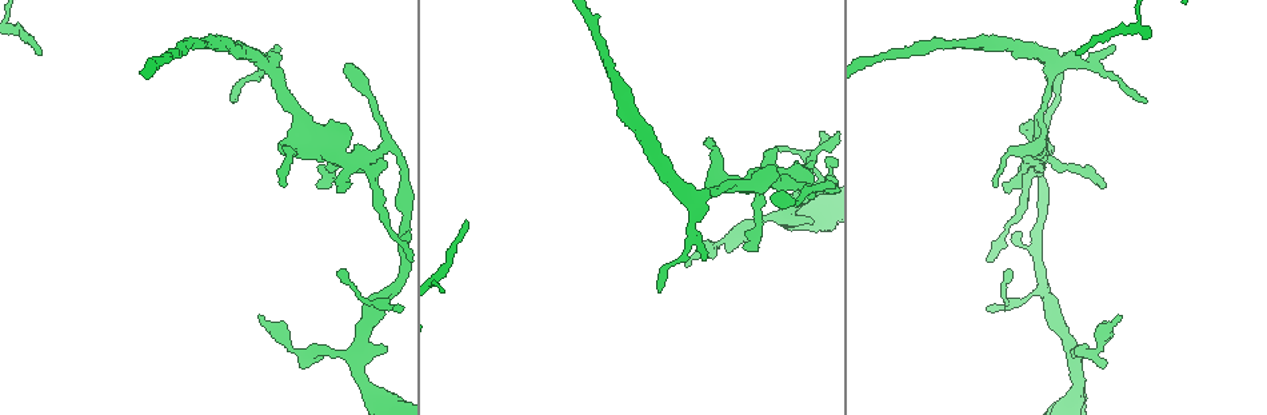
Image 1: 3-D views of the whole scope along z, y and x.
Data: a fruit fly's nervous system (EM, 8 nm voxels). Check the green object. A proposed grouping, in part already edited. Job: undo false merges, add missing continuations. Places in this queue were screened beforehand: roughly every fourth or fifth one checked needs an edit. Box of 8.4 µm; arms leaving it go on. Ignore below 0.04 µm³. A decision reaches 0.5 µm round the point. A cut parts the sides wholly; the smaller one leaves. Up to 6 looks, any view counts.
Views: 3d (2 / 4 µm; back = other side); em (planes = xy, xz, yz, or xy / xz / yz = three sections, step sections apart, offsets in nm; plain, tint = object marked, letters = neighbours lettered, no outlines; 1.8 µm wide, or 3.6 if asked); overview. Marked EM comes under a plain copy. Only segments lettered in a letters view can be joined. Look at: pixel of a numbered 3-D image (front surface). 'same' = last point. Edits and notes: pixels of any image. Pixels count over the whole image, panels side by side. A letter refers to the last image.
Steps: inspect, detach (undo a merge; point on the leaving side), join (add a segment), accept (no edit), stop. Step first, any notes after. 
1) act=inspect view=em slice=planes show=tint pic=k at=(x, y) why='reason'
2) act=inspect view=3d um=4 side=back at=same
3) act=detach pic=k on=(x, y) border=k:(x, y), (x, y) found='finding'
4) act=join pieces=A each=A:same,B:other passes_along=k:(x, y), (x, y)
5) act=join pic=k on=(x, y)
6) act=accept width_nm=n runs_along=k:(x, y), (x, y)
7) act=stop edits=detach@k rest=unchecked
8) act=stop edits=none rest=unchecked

act=inspect view=em slice=planes show=letters pic=1 at=(758, 184) why='three-way junction'

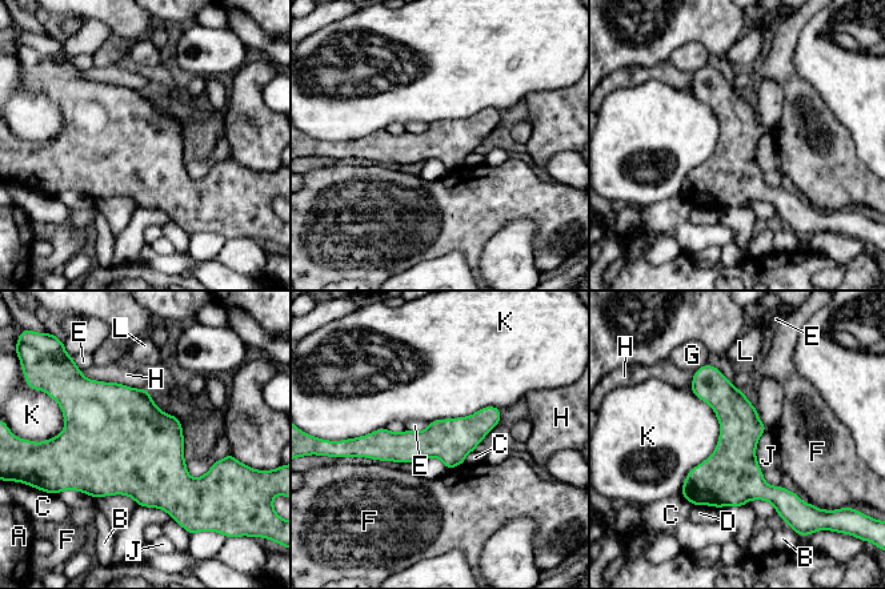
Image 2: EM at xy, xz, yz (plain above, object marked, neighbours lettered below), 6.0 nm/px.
act=accept each=A:other,B:other,C:other,D:other,E:other,F:other,G:other,H:other,J:other,K:other,L:other border=2:(767, 427), (756, 461), (780, 487) found='all the same cell'

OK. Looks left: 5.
act=inspect view=em slice=planes show=letters pic=1 at=(812, 225) why='free end'

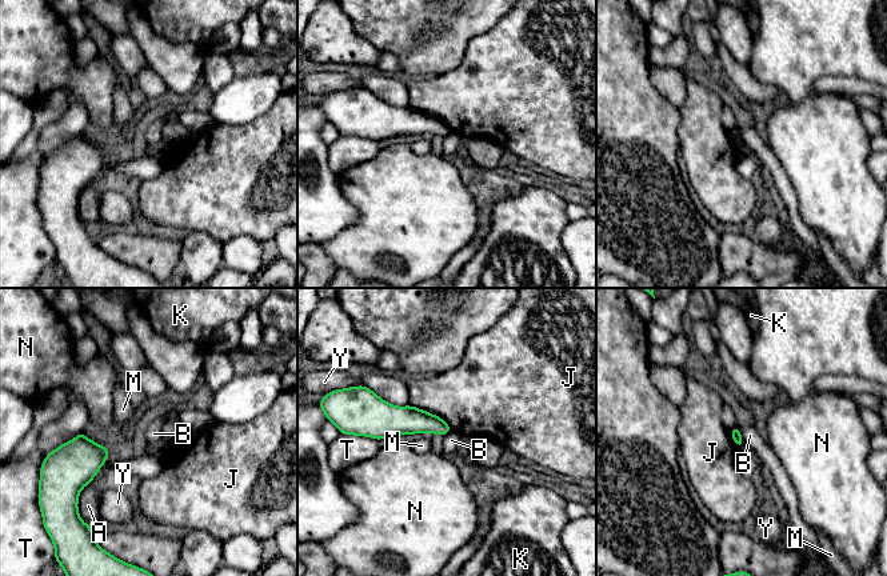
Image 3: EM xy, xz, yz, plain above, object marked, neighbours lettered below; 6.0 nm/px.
act=accept each=A:other,B:other,J:other,K:other,M:other,N:other,T:other,Y:other border=3:(739, 428), (744, 444) found='no lettered segment goes on from it'

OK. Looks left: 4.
act=inspect view=em slice=xz step=4 show=tint pic=1 at=(396, 308) why='an open end'

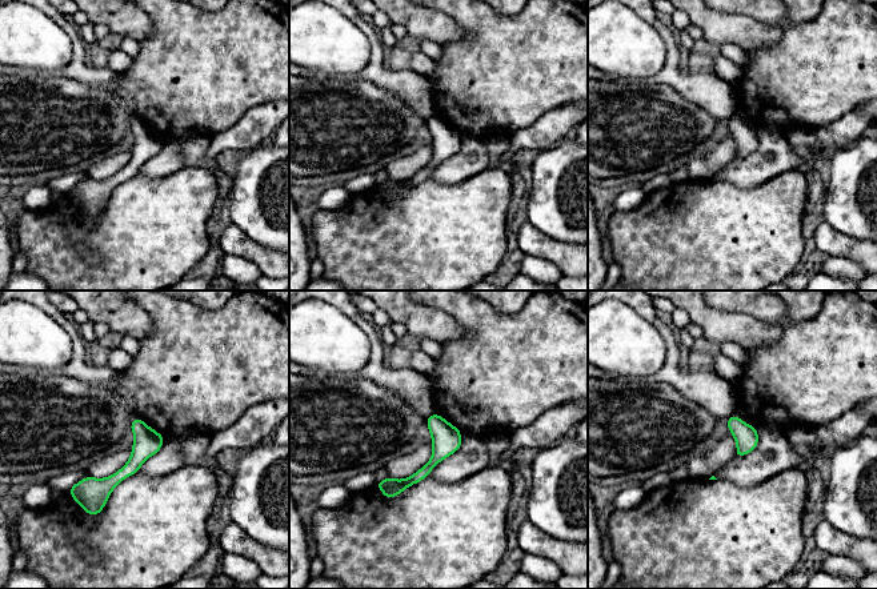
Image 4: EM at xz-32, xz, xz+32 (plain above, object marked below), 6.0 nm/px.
act=inspect view=em slice=planes show=letters at=same

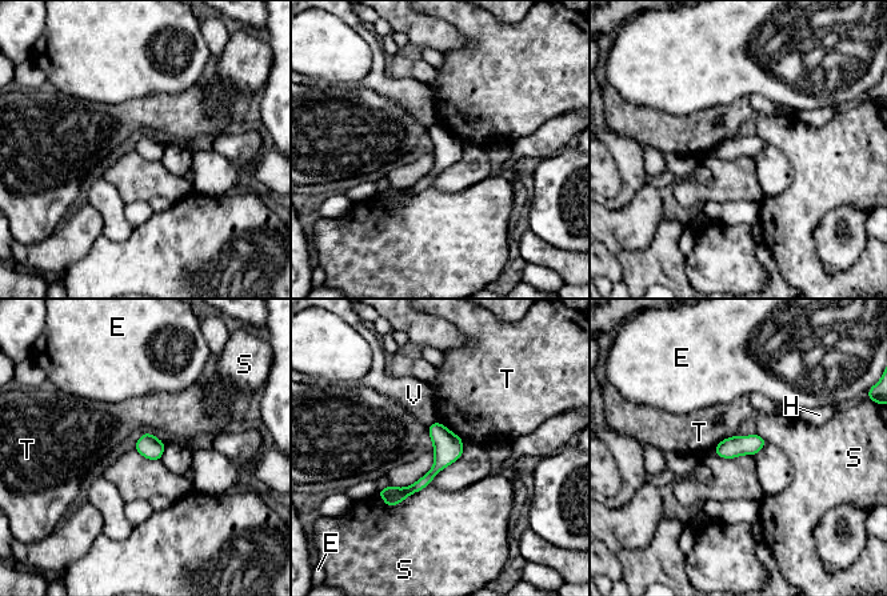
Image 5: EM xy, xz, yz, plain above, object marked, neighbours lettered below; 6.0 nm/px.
act=accept longest_contact=S:320nm each=E:other,H:other,S:other,T:other,V:other runs_along=5:(459, 442), (422, 483), (388, 502) found='none of them fits'

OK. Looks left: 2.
act=stop edits=none rest=unchecked

